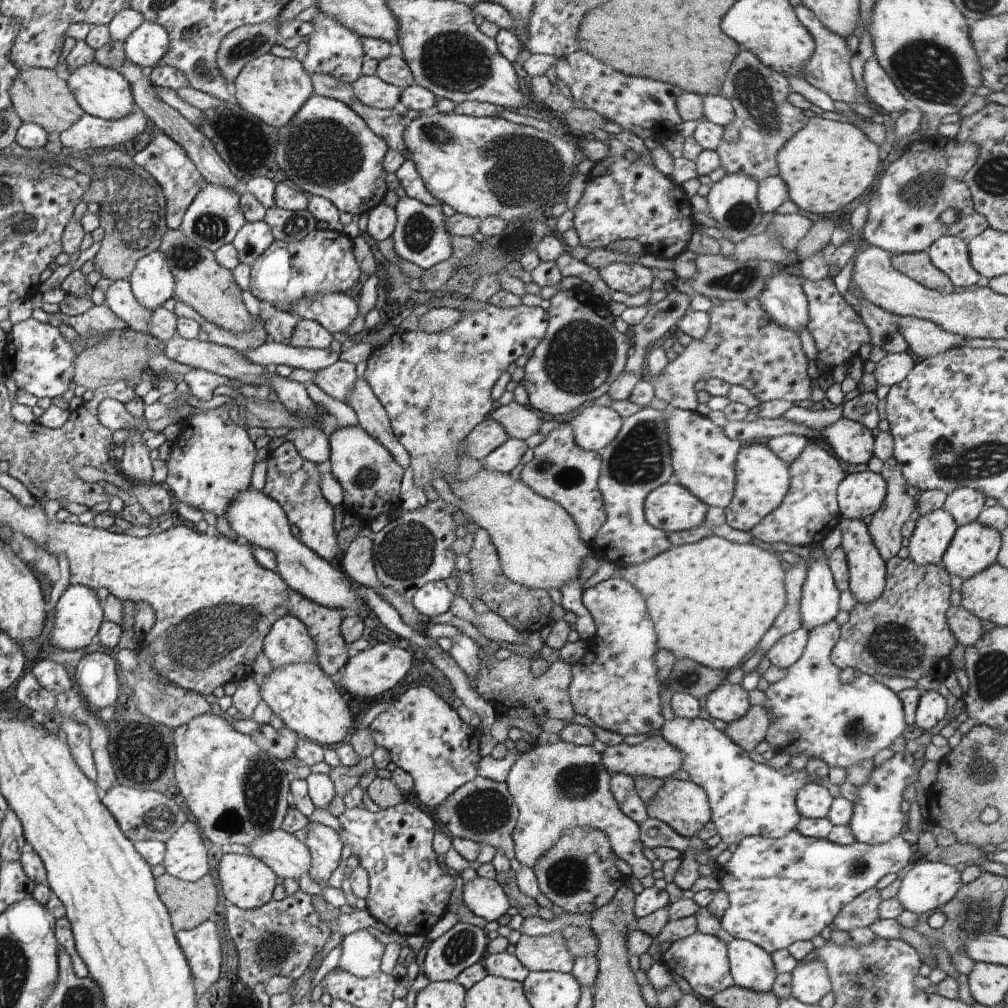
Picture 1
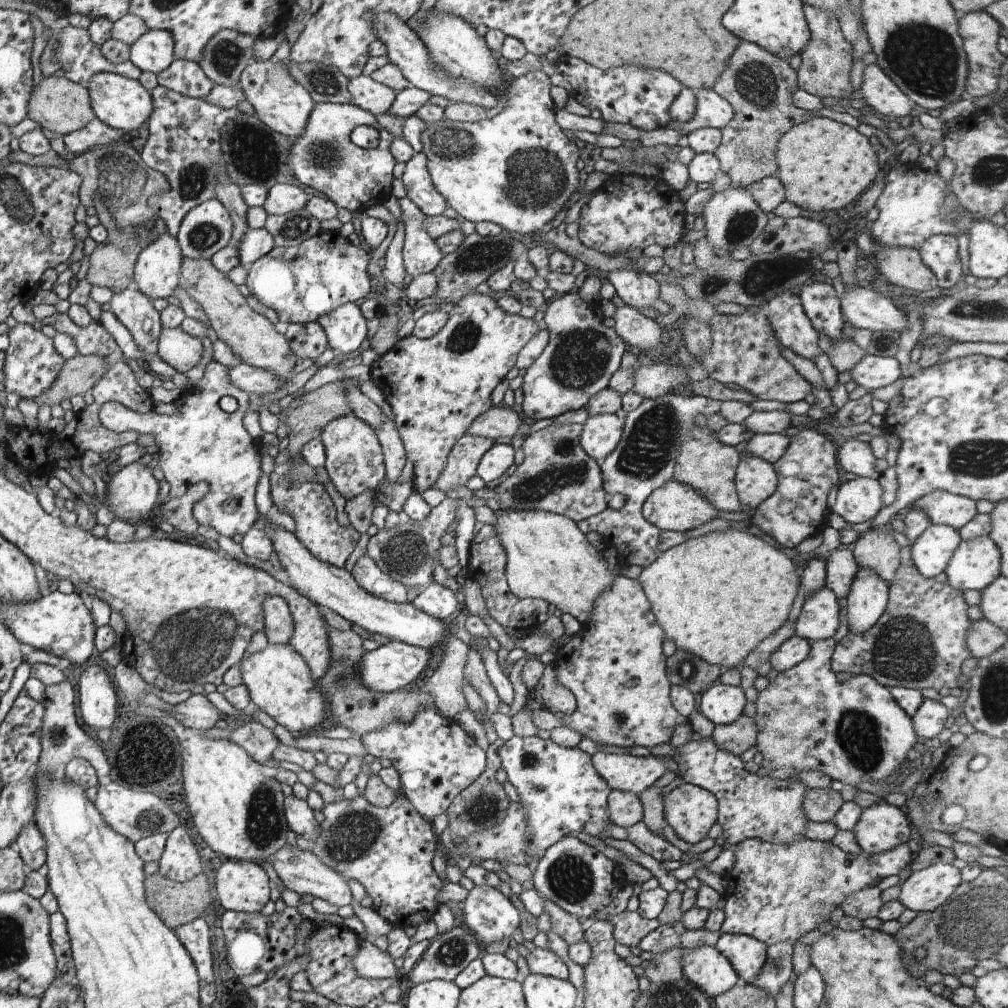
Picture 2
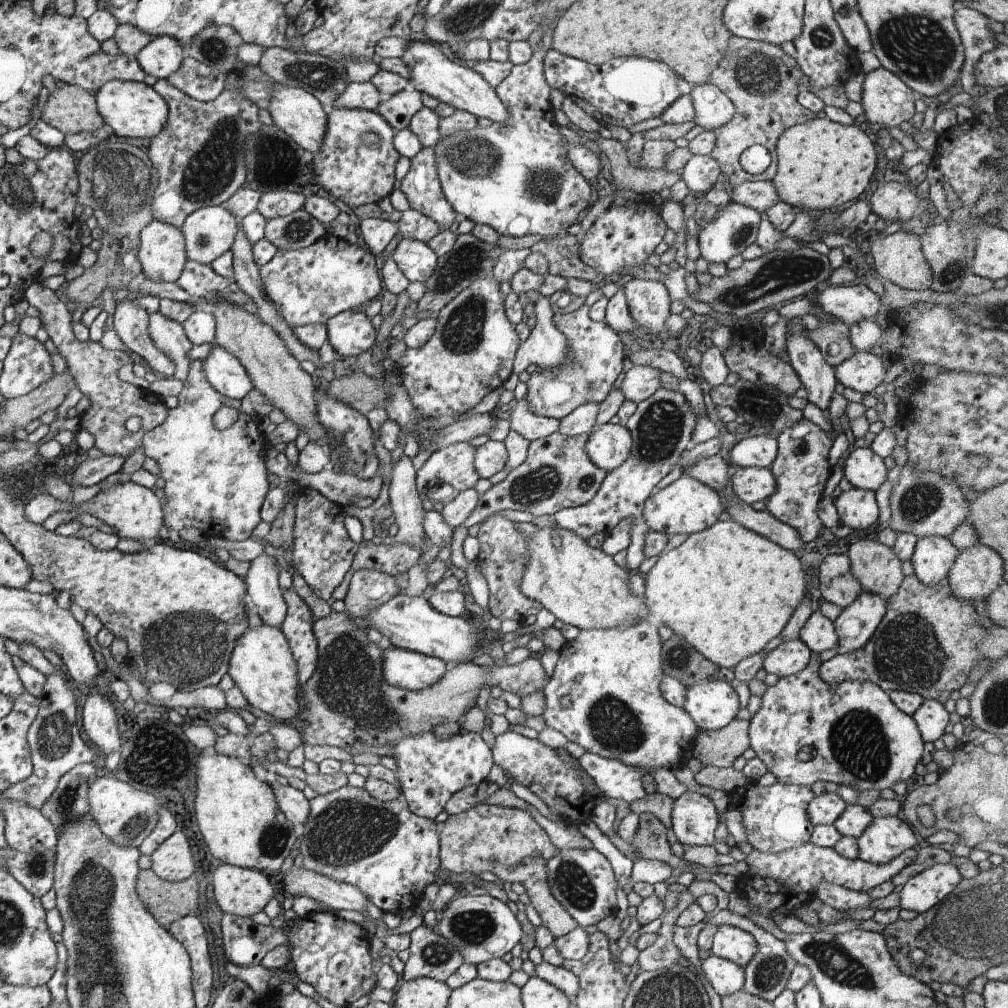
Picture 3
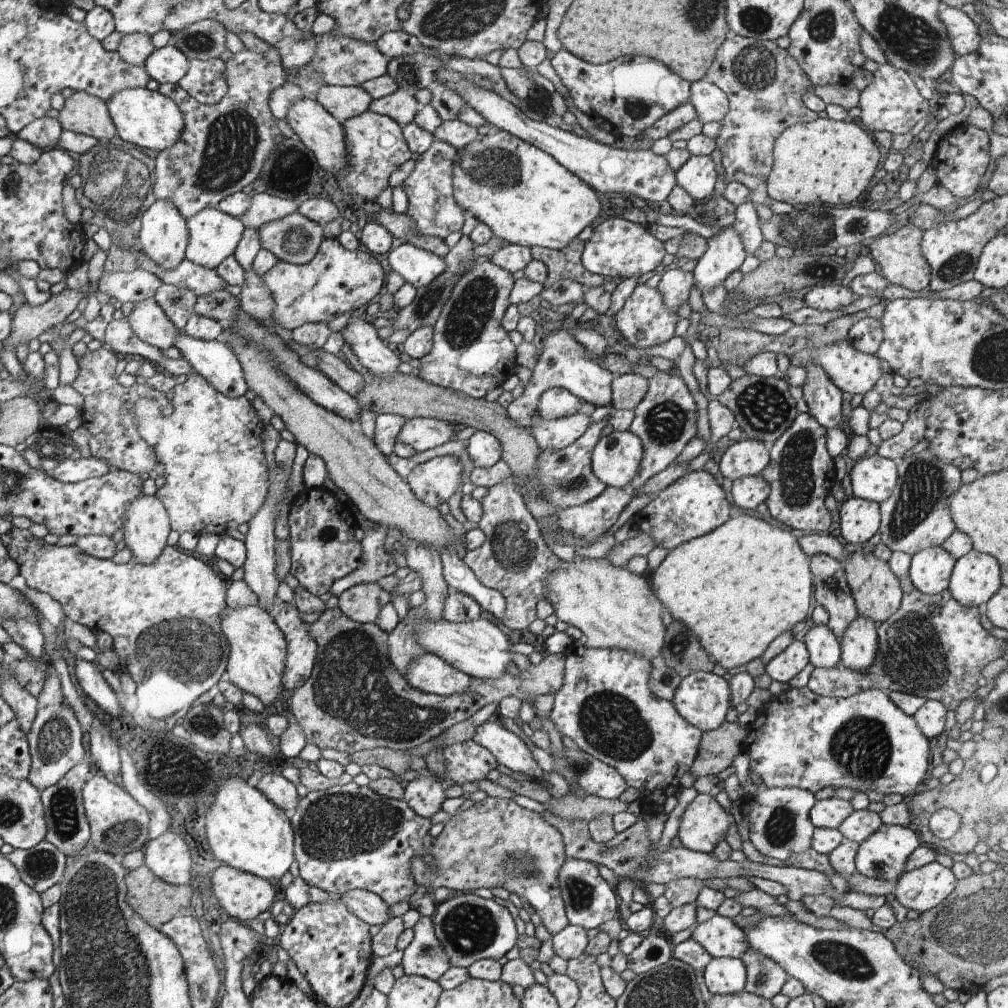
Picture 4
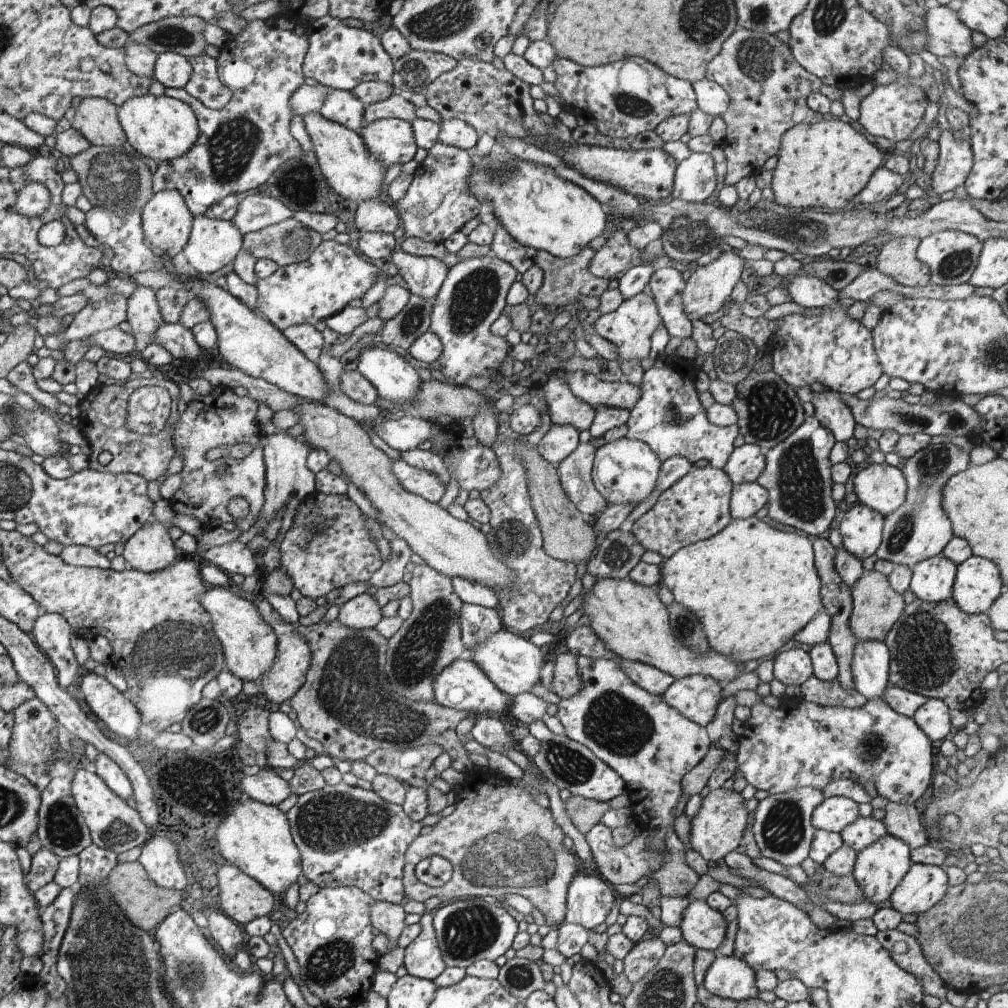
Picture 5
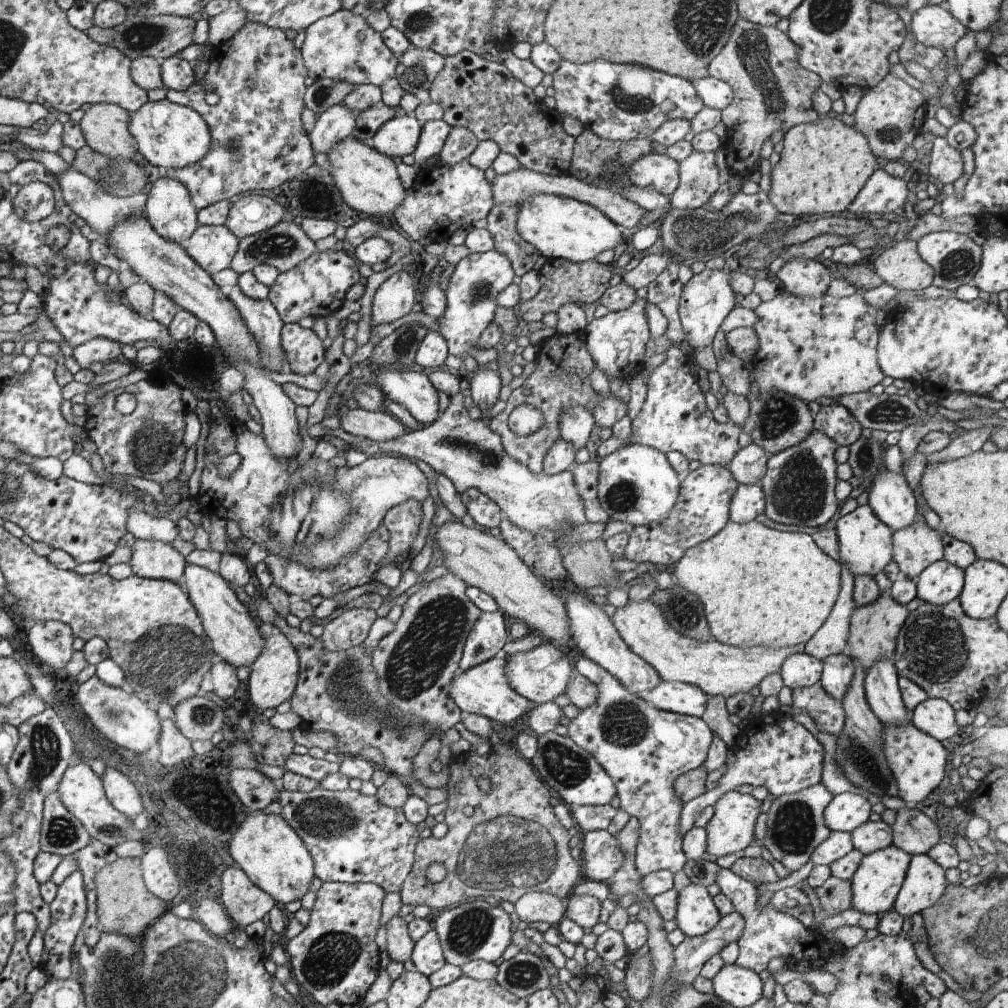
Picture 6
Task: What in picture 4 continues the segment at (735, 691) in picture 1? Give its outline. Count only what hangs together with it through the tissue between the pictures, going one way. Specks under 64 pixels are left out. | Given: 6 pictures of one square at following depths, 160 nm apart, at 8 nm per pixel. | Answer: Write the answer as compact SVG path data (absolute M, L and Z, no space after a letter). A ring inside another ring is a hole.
M721 671L694 672L682 677L680 685L672 698L675 710L689 724L696 726L700 731L712 731L726 721L730 710L730 688L727 680L721 676Z

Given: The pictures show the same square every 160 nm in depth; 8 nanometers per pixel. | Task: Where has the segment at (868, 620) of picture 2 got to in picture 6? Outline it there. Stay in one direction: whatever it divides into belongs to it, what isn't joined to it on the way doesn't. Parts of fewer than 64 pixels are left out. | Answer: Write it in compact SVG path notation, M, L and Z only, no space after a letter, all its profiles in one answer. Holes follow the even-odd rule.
M878 659L865 670L865 697L882 724L899 725L912 720L901 697L899 677L893 659Z

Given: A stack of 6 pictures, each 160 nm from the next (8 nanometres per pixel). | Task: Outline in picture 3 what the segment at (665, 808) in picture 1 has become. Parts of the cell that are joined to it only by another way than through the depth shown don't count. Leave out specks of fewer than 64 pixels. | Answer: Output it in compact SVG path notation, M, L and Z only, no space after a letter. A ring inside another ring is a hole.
M684 792L673 800L672 829L683 846L715 844L719 813L712 800L698 792Z

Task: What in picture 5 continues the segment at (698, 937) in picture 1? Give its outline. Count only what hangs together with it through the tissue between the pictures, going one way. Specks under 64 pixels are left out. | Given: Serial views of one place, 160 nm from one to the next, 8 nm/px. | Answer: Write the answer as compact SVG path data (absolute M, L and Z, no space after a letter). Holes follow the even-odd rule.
M733 954L716 956L706 971L703 985L713 995L735 1001L759 994L755 970Z

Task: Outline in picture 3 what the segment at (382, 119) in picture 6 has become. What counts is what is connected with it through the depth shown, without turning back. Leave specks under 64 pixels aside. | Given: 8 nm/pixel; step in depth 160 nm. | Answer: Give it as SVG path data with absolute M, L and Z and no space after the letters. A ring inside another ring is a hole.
M404 89L391 96L386 96L376 111L383 115L398 132L407 128L411 118L422 107L424 107L422 93L416 89L412 92Z

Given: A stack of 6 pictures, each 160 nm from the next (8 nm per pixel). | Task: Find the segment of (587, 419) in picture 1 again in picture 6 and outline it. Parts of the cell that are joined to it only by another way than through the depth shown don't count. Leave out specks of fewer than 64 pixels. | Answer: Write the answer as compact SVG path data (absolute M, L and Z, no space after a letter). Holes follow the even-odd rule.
M628 443L622 445L618 450L598 459L599 473L597 476L597 498L602 506L602 510L609 516L610 521L621 520L630 522L633 527L648 524L665 519L671 513L672 507L679 495L678 475L668 463L667 456L653 446L640 443Z

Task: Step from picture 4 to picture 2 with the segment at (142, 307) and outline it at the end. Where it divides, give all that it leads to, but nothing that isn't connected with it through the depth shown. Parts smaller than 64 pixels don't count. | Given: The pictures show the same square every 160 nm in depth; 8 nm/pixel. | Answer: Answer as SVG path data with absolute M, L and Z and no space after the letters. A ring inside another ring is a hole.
M182 327L162 328L157 354L178 372L185 373L196 367L196 364L202 360L203 352L202 341L188 334Z

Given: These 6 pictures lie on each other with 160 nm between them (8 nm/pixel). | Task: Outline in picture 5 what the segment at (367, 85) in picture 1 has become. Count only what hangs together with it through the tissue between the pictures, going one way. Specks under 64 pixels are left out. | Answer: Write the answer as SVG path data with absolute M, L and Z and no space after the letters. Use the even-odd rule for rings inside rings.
M328 89L318 112L323 114L324 118L342 123L358 132L364 123L366 104L352 91Z

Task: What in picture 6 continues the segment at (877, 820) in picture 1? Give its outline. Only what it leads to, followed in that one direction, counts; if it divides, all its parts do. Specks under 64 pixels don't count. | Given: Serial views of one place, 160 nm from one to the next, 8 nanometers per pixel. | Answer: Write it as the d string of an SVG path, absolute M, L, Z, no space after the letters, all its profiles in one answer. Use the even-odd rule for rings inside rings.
M892 844L864 855L860 866L851 878L851 906L864 914L882 916L893 908L897 894L903 885L912 855Z

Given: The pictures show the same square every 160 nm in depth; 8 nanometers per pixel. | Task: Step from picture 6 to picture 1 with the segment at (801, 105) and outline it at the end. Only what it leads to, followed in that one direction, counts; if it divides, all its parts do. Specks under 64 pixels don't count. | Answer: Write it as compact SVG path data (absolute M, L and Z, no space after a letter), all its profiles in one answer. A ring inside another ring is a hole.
M742 48L721 90L735 112L735 119L724 127L723 139L716 150L727 173L743 172L757 181L779 174L779 150L809 121L804 111L788 100L791 91L783 74L764 66L755 54Z

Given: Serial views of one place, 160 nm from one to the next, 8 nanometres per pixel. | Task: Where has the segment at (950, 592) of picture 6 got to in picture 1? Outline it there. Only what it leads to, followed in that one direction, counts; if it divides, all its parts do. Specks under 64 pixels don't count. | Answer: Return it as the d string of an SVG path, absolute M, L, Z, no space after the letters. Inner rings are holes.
M943 508L915 515L915 519L914 531L909 537L909 557L920 566L936 565L956 532L956 521Z

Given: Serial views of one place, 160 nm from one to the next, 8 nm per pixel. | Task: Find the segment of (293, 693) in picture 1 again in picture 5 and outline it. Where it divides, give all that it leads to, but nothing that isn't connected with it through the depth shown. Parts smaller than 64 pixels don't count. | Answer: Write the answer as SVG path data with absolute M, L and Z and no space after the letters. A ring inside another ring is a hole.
M210 587L201 599L204 608L211 614L213 630L220 642L223 642L227 662L224 662L224 670L230 671L242 682L252 680L258 684L263 676L266 676L277 660L277 646L274 630L264 618L260 616L258 608L248 600L240 596L230 594L224 587Z

